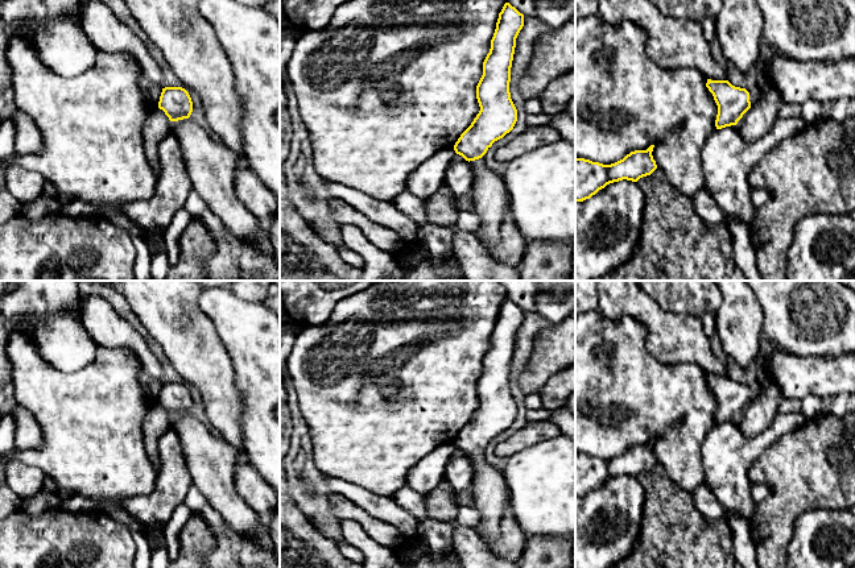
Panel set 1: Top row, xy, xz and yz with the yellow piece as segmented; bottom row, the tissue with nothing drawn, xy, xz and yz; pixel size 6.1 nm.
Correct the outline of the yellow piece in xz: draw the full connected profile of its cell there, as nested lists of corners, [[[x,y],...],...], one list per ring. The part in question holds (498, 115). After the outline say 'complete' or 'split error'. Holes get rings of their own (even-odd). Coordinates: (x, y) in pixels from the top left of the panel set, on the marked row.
[[[505,3],[499,13],[496,29],[491,40],[491,49],[483,62],[483,75],[476,86],[476,99],[480,111],[454,145],[455,153],[470,163],[474,173],[474,183],[470,190],[472,195],[471,212],[479,216],[480,225],[472,233],[488,252],[500,240],[500,225],[509,210],[509,198],[504,190],[501,174],[488,170],[480,158],[495,141],[509,133],[517,121],[517,109],[511,99],[509,82],[516,38],[522,26],[524,14],[509,3]]]; split error

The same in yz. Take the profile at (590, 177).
[[[650,145],[647,150],[631,152],[611,165],[575,158],[575,202],[590,199],[610,183],[623,179],[637,182],[650,175],[657,169],[653,148],[654,145]]]; complete

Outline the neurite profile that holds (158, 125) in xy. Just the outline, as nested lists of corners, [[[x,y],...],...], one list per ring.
[[[154,108],[142,129],[144,146],[156,175],[160,175],[158,144],[170,132],[172,121],[160,108]]]

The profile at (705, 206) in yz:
[[[698,190],[693,196],[693,203],[698,216],[706,225],[724,225],[727,227],[727,213],[722,211],[709,191]]]

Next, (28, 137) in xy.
[[[16,111],[9,120],[15,124],[16,133],[16,153],[18,154],[37,154],[42,146],[42,136],[33,121],[33,119],[21,112]]]

